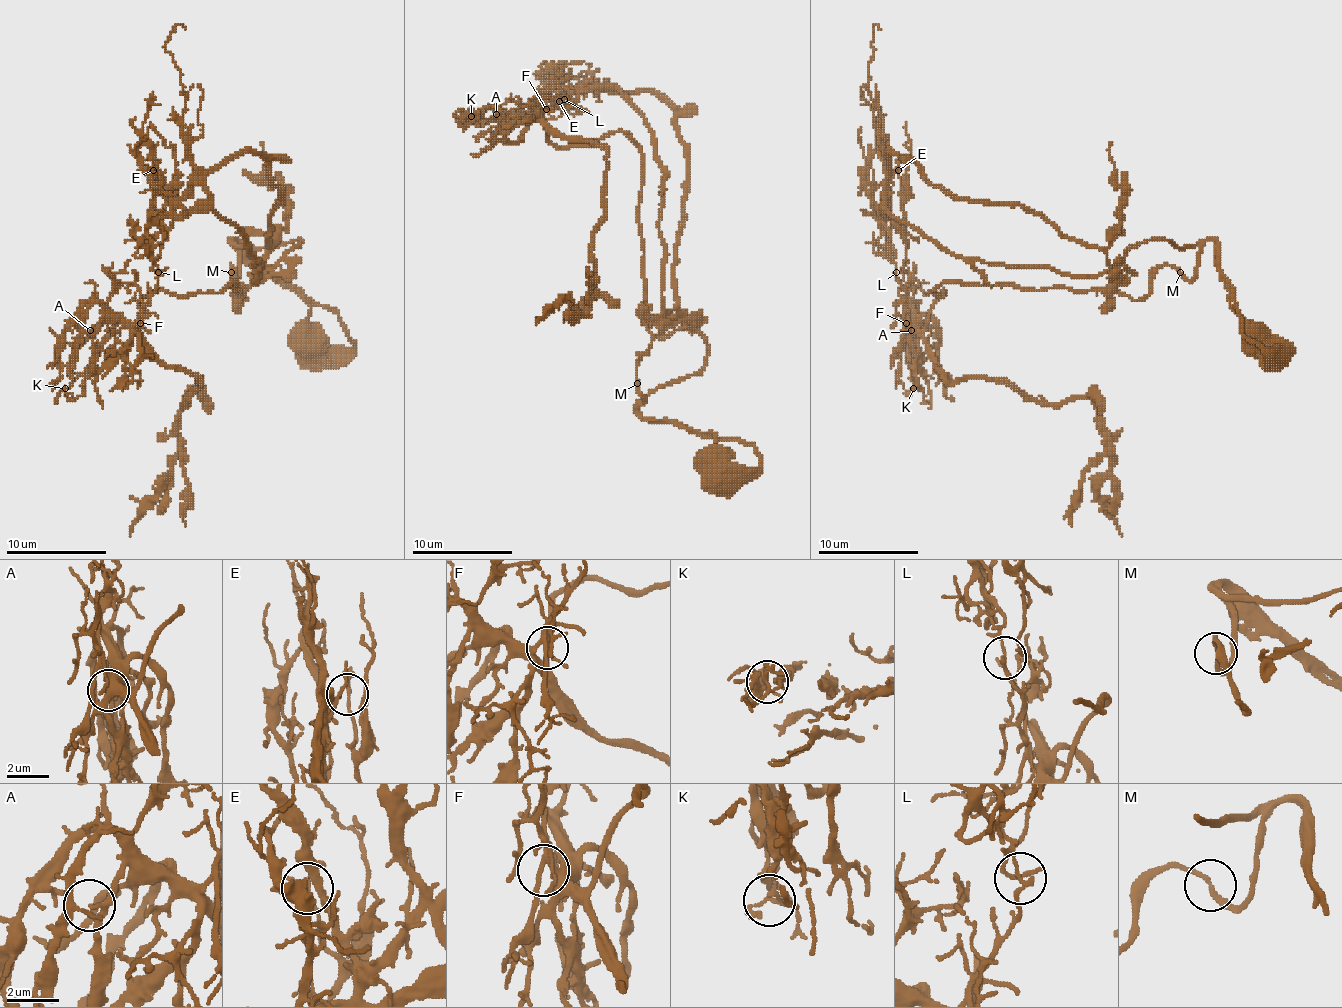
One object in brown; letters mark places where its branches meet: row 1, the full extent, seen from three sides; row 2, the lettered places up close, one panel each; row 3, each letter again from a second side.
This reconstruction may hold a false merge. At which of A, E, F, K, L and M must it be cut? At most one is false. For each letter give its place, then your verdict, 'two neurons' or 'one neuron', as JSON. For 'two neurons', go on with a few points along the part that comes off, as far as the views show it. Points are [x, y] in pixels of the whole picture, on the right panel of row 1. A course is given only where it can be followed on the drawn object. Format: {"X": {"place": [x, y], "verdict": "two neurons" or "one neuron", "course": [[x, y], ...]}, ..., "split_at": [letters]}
{"A": {"place": [911, 330], "verdict": "one neuron"}, "E": {"place": [898, 170], "verdict": "one neuron"}, "F": {"place": [906, 323], "verdict": "one neuron"}, "K": {"place": [913, 388], "verdict": "one neuron"}, "L": {"place": [896, 272], "verdict": "two neurons", "course": [[896, 273], [886, 210], [971, 260], [1071, 275], [1132, 270], [1124, 255], [1142, 242], [1210, 240], [1260, 358]]}, "M": {"place": [1180, 272], "verdict": "one neuron"}, "split_at": ["L"]}

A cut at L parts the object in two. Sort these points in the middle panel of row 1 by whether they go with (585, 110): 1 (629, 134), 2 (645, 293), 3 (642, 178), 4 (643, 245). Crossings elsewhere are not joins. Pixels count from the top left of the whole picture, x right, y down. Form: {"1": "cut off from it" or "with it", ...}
{"1": "cut off from it", "2": "cut off from it", "3": "cut off from it", "4": "cut off from it"}

